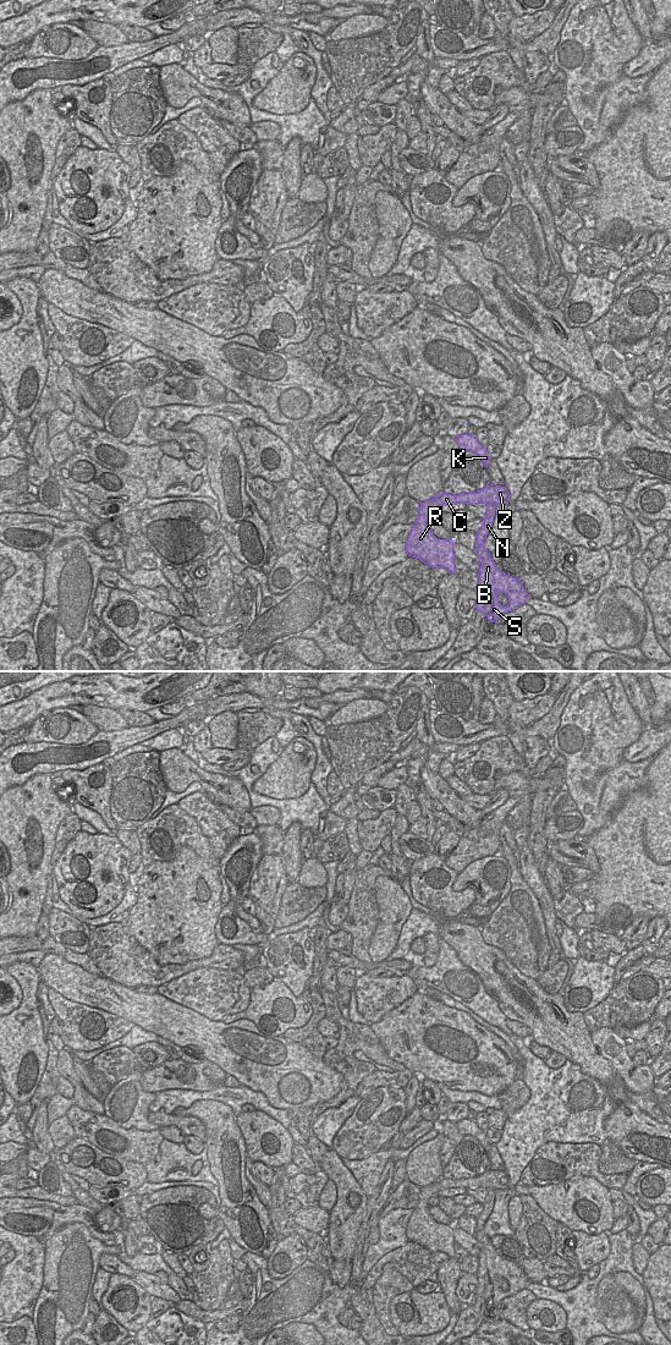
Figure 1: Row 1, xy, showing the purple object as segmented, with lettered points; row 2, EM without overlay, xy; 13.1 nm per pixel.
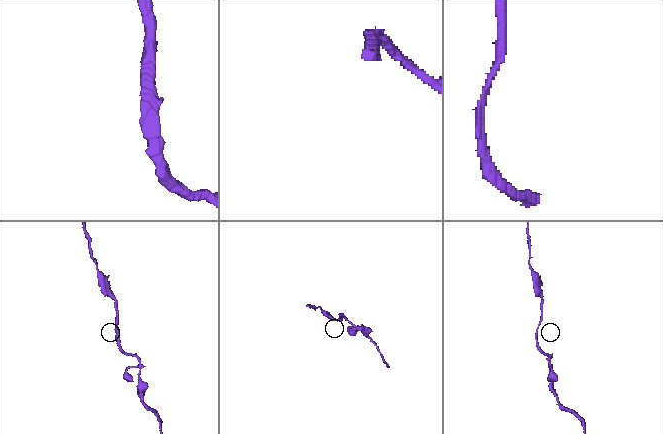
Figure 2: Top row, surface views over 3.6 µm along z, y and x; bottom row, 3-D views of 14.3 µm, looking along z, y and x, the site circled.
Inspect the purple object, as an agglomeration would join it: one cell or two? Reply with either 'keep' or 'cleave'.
cleave

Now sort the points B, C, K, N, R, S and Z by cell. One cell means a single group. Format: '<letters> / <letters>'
B K N S / C R Z

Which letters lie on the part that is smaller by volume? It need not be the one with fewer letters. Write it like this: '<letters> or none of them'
C, R, Z

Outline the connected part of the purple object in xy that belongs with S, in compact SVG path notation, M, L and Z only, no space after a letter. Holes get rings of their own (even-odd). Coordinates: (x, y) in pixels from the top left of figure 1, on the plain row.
M497 1188L486 1190L488 1196L483 1204L483 1212L477 1218L475 1239L479 1242L480 1252L478 1257L479 1268L475 1274L478 1279L475 1296L483 1297L490 1307L497 1308L501 1300L523 1290L529 1280L521 1264L501 1257L493 1246L490 1237L484 1233L484 1225L493 1212ZM499 1277L507 1280L510 1286L507 1291L499 1288Z

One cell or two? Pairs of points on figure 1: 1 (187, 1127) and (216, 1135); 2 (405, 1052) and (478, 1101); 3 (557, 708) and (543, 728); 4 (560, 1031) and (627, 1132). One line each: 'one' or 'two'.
1: two
2: two
3: one
4: one

